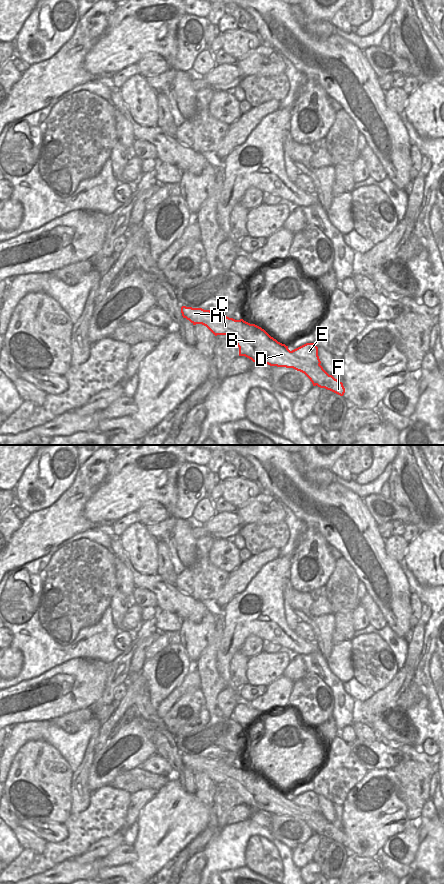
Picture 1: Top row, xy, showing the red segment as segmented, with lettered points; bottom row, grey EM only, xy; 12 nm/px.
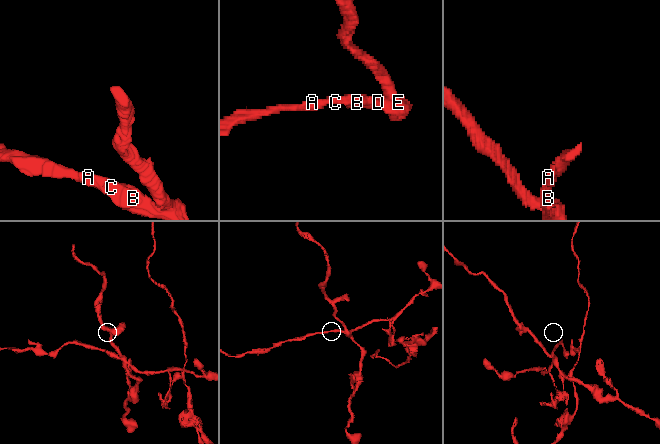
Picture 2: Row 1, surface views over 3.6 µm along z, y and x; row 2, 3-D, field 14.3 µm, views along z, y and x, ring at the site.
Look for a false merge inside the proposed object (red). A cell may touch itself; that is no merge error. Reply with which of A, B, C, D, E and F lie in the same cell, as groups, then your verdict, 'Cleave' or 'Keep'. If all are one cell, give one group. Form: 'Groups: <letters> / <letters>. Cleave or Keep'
Groups: A B C D F / E. Cleave

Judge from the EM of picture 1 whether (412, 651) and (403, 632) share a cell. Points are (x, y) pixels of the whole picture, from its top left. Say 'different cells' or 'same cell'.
different cells

